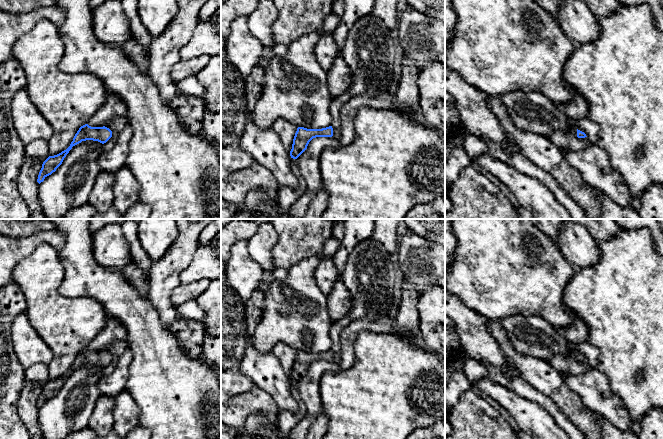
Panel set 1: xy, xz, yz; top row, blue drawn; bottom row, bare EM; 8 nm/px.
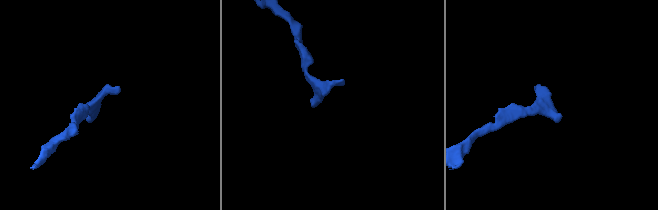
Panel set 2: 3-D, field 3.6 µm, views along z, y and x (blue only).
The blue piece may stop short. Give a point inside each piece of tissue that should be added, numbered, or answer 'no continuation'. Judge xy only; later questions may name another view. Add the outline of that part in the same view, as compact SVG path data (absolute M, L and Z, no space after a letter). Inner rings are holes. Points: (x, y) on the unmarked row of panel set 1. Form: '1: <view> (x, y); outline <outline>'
1: xy (114, 330); outline M108 317L105 327L93 338L87 348L91 351L103 351L116 340L127 339L126 327L117 319Z

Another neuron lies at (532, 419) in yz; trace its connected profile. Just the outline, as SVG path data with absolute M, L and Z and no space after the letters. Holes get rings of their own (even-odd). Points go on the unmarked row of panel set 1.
M485 377L471 385L498 402L514 418L519 429L532 439L570 439L554 418L537 403Z

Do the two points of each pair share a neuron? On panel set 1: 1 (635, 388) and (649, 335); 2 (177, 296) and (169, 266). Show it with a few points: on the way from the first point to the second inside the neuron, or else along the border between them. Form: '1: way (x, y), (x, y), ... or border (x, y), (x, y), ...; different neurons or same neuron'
1: way (649, 377), (649, 349); same neuron
2: border (181, 283), (170, 296), (175, 308); different neurons

